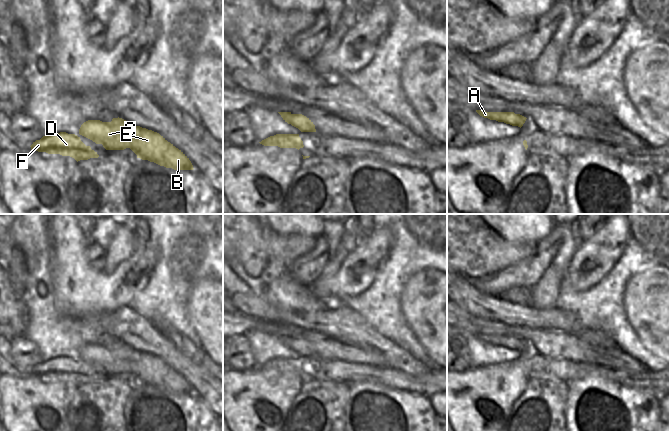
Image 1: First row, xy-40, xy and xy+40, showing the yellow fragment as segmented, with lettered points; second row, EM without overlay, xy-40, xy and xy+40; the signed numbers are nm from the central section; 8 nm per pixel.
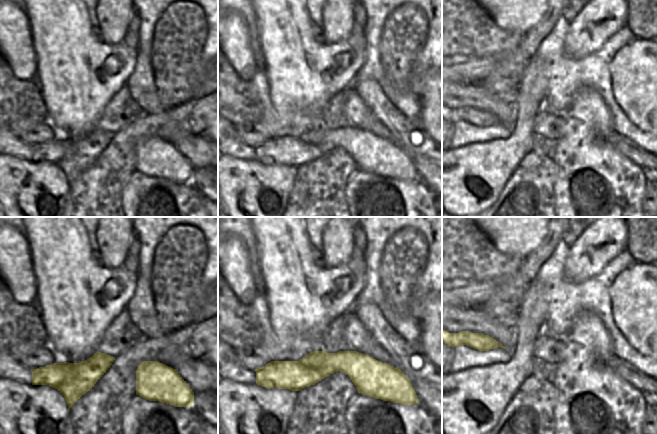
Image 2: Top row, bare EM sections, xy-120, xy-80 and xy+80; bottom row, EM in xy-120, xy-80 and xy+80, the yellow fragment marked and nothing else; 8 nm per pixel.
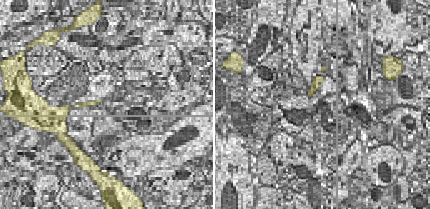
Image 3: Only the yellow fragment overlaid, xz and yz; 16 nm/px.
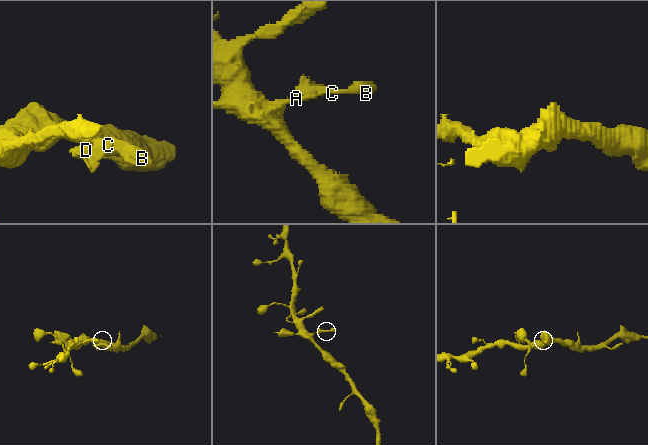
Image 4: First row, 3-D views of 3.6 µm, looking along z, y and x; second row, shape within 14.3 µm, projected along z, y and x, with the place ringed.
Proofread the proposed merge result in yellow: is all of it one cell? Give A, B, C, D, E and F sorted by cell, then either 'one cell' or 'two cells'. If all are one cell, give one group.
groups A / B C D E F; two cells

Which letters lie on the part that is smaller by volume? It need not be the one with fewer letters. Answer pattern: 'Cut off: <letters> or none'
Cut off: B, C, D, E, F

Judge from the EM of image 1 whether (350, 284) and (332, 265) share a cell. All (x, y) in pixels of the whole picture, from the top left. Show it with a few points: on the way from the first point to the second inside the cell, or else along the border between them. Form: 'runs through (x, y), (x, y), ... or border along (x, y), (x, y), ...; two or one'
border along (352, 251), (347, 255), (331, 279), (330, 292); two

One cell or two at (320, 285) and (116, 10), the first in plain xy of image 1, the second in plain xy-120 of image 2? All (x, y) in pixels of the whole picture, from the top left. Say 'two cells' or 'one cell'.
one cell

